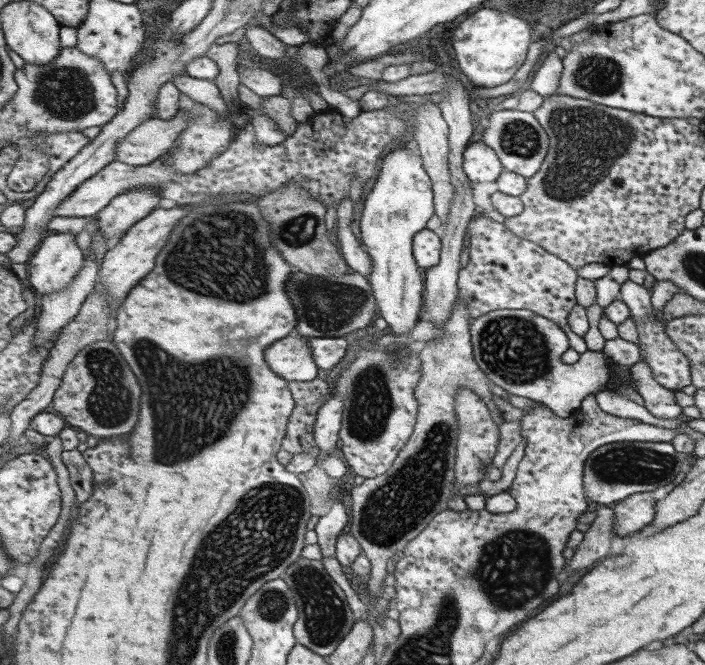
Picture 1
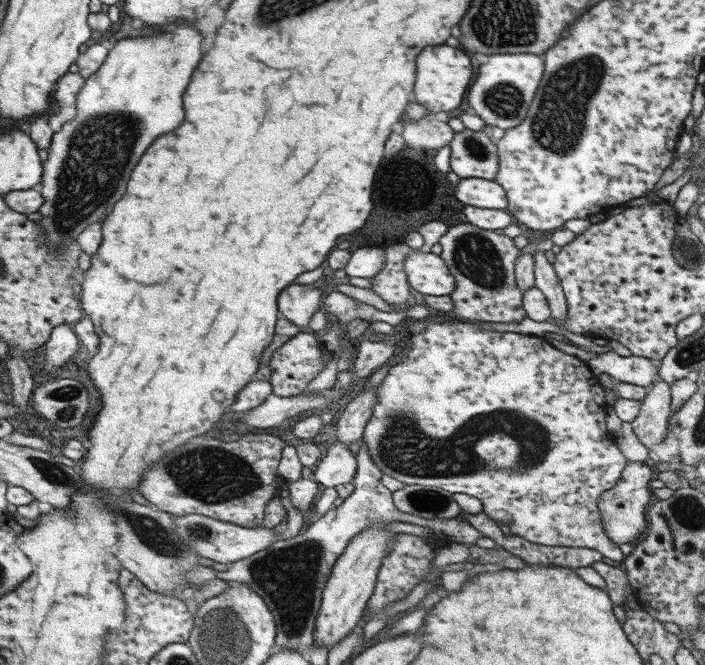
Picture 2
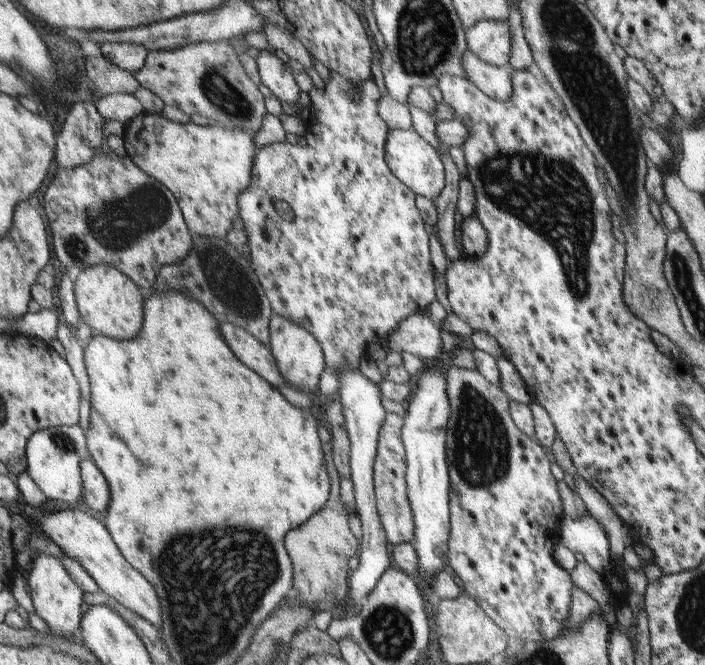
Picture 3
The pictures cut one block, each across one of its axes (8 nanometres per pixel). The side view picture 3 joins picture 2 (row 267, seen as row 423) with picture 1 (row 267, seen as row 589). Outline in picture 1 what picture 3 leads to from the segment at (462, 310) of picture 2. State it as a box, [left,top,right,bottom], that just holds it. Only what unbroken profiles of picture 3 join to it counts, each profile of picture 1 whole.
[456,212,587,354]

